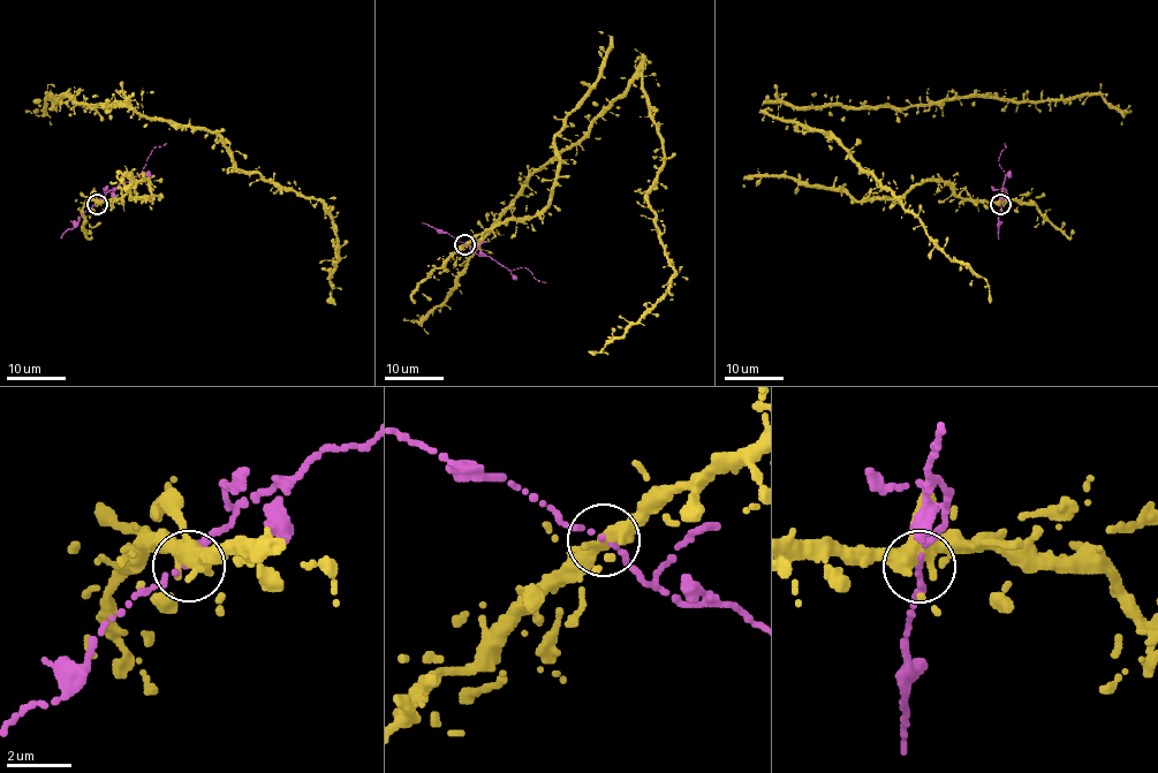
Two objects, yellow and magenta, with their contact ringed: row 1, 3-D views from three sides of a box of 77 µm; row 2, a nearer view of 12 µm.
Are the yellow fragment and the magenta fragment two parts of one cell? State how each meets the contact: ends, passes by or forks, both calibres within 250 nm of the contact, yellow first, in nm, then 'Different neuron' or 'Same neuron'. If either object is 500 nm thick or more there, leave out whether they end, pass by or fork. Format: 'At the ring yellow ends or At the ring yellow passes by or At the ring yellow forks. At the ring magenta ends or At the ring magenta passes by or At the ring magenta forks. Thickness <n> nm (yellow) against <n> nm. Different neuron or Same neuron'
At the ring yellow forks. At the ring magenta passes by. Thickness 380 nm (yellow) against 120 nm. Same neuron

